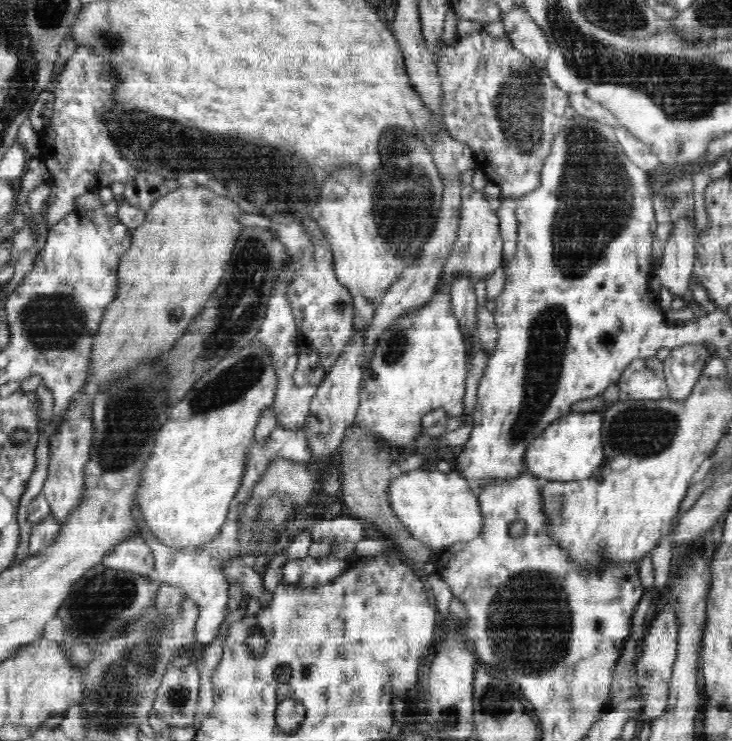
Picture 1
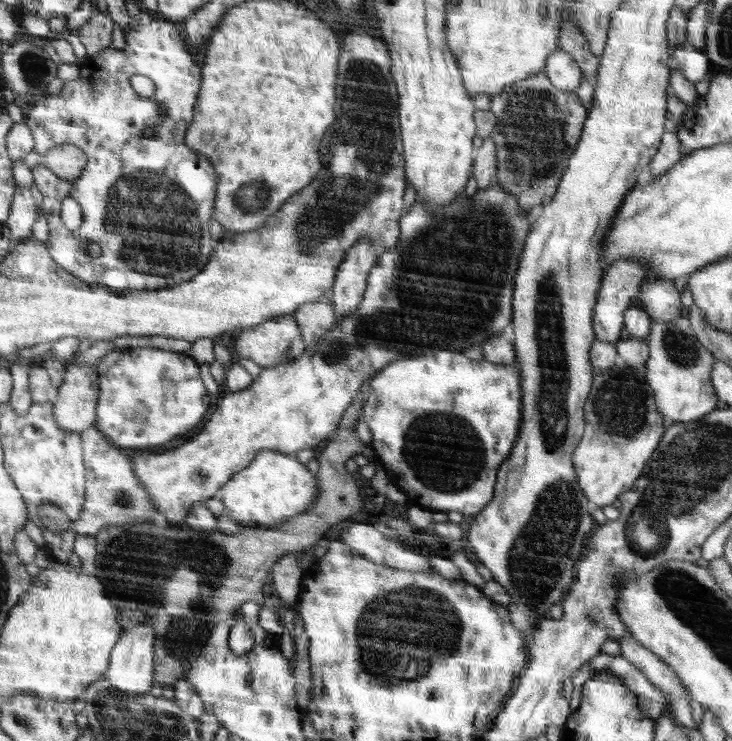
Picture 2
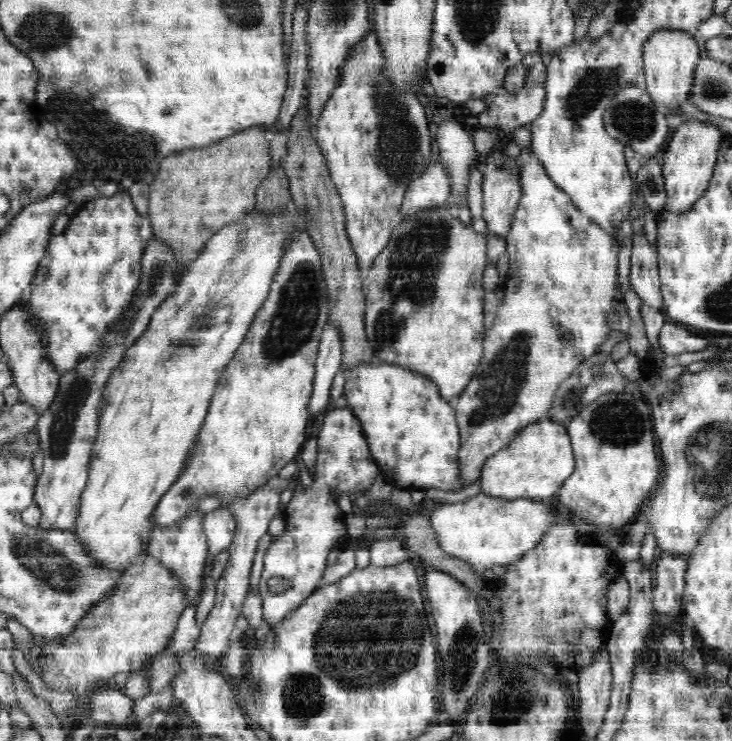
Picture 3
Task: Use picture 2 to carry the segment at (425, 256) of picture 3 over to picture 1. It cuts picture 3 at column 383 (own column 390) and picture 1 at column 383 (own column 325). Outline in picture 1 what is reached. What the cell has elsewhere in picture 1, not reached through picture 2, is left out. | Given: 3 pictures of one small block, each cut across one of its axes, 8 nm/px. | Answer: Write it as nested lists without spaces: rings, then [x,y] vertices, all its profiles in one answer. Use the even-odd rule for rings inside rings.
[[[436,292],[424,306],[407,311],[400,318],[396,318],[392,326],[380,334],[374,354],[363,370],[360,404],[355,417],[355,423],[358,423],[356,426],[387,441],[391,446],[408,448],[408,444],[421,435],[422,418],[426,414],[443,408],[447,418],[462,417],[469,369],[466,364],[469,346],[455,319],[450,294]]]

